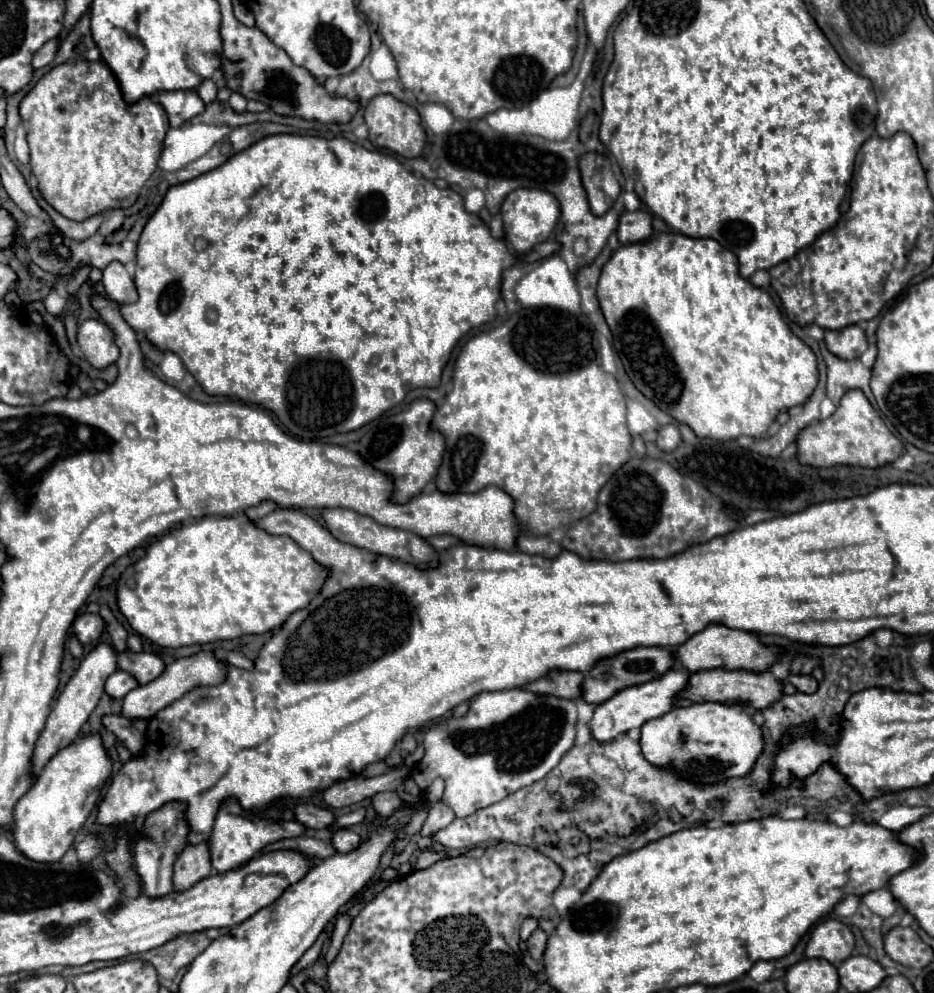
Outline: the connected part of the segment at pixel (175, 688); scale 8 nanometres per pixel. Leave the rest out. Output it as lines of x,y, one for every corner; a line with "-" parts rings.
200,651
192,657
182,657
176,659
166,667
166,671
154,679
148,685
140,685
134,691
130,691
124,701
122,701
122,715
126,719
150,719
154,717
160,709
168,707
176,699
180,699
184,693
188,693
196,685
216,685
224,681
224,663
218,661
210,651

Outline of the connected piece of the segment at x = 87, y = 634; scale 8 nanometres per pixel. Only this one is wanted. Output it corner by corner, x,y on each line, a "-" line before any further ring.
82,613
74,621
74,633
84,645
98,641
104,629
106,629
106,621
98,613

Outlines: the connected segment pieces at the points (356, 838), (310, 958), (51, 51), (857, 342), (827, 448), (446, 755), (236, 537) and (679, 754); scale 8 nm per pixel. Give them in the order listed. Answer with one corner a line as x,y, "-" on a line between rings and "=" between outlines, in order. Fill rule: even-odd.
338,829
334,833
334,839
332,839
332,845
338,853
348,853
348,851
354,851
356,847
360,847
360,835
350,831
350,829
=
322,931
322,933
320,933
320,937
316,939
316,943
314,943
314,945
312,945
312,947
310,947
310,949
304,953
304,957
302,957
302,959
300,959
300,961
294,965
292,973
294,973
294,971
300,971
300,969
304,969
304,967
308,967
310,963
314,963
314,961
318,959
320,949
322,949
322,943
324,943
326,939
328,939
328,933
326,933
326,931
=
56,37
56,39
50,39
48,43
44,43
44,47
34,55
34,61
32,61
34,69
52,63
52,59
54,59
56,53
58,53
58,45
60,45
60,39
58,39
58,37
=
848,325
838,331
826,331
824,341
826,341
828,349
840,359
856,359
868,347
866,333
860,325
=
848,391
836,411
822,421
816,421
800,431
798,459
804,465
834,467
834,465
860,465
860,467
882,467
892,463
904,453
904,445
884,425
880,415
874,411
862,391
=
524,689
480,693
470,703
466,717
448,717
426,731
426,755
412,769
410,777
422,791
425,791
436,777
442,777
446,781
442,801
454,809
456,817
468,817
478,809
508,797
512,791
518,791
520,787
528,787
544,779
544,775
548,775
560,763
564,753
568,753
574,747
576,725
578,711
576,703
570,699
556,699
554,695
532,695
532,691
=
236,515
236,517
204,517
204,519
190,521
190,523
182,523
174,531
170,531
162,539
158,539
156,543
148,545
146,547
146,557
138,559
134,565
130,565
122,573
122,577
116,583
116,589
118,589
120,611
128,617
128,623
132,625
132,629
136,633
140,633
142,637
150,639
152,643
158,643
160,647
182,647
182,645
196,645
196,643
202,645
202,643
238,639
242,635
262,635
262,633
268,633
274,627
280,627
294,611
304,609
314,599
314,595
320,593
320,587
324,587
328,575
330,575
328,567
316,563
312,559
312,555
308,551
304,551
296,541
292,541
286,535
268,535
262,529
256,529
246,515
=
692,703
686,707
676,707
662,717
650,719
642,725
640,747
648,763
672,769
676,775
686,777
698,785
712,785
718,781
726,781
730,777
746,777
756,759
764,751
764,731
746,711
744,703

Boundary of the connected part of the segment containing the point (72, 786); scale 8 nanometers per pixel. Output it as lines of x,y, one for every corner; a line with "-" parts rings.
98,735
78,737
70,747
60,749
14,807
12,837
16,849
38,863
54,863
62,859
92,813
110,771
112,761
108,759

